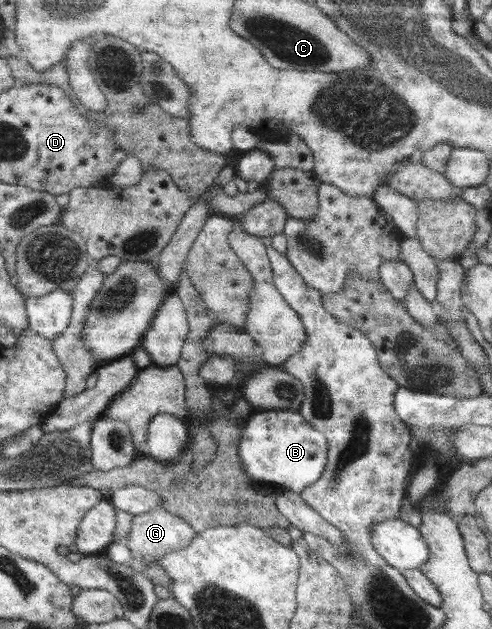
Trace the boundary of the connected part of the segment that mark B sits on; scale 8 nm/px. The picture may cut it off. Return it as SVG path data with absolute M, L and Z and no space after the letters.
M261 410L254 411L248 418L248 424L242 428L238 453L244 471L250 477L300 493L320 480L326 468L328 443L326 437L306 421L299 411Z

